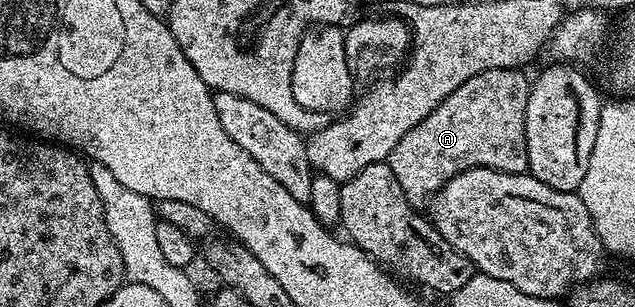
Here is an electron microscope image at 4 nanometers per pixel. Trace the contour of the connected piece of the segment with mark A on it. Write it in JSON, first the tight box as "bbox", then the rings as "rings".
{"bbox":[389,69,531,208],"rings":[[[488,69],[468,77],[460,89],[448,93],[420,125],[408,129],[389,157],[398,187],[413,207],[425,208],[448,181],[473,167],[487,167],[513,175],[528,168],[526,110],[531,80],[525,70]]]}

